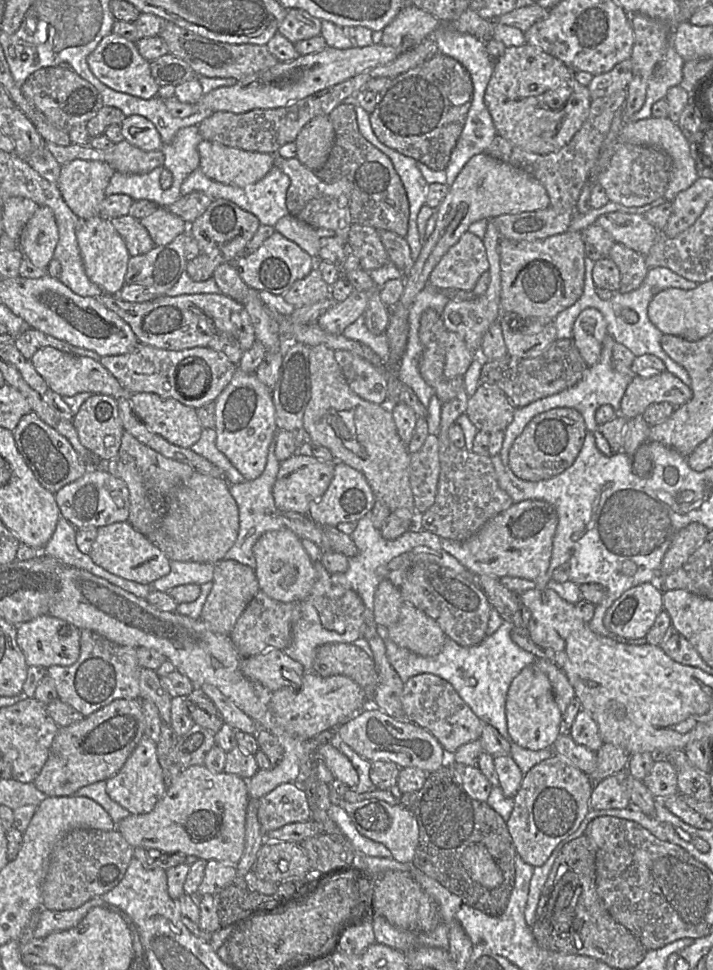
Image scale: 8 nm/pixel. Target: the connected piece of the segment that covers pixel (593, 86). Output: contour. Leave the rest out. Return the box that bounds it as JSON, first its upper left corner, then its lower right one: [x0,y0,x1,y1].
[587,59,632,100]

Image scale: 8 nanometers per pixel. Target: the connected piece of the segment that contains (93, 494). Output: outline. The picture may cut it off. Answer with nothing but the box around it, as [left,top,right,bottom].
[55,469,129,530]

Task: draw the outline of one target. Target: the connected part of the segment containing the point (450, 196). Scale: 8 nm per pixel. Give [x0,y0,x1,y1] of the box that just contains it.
[386,153,550,407]

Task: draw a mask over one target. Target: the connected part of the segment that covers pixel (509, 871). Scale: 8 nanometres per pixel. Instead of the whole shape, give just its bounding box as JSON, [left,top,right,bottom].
[400,763,516,915]

